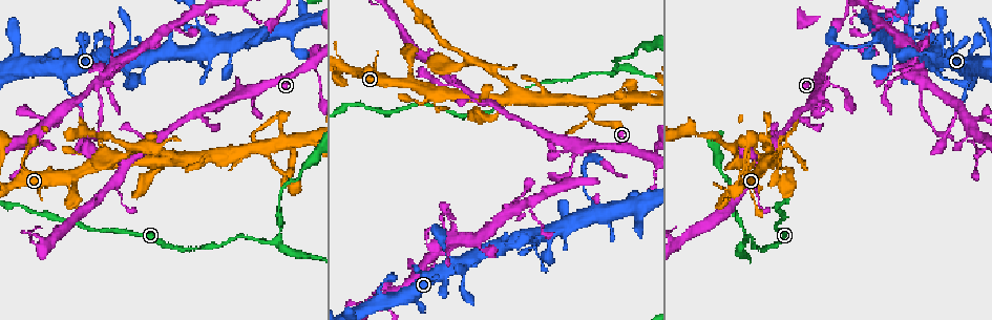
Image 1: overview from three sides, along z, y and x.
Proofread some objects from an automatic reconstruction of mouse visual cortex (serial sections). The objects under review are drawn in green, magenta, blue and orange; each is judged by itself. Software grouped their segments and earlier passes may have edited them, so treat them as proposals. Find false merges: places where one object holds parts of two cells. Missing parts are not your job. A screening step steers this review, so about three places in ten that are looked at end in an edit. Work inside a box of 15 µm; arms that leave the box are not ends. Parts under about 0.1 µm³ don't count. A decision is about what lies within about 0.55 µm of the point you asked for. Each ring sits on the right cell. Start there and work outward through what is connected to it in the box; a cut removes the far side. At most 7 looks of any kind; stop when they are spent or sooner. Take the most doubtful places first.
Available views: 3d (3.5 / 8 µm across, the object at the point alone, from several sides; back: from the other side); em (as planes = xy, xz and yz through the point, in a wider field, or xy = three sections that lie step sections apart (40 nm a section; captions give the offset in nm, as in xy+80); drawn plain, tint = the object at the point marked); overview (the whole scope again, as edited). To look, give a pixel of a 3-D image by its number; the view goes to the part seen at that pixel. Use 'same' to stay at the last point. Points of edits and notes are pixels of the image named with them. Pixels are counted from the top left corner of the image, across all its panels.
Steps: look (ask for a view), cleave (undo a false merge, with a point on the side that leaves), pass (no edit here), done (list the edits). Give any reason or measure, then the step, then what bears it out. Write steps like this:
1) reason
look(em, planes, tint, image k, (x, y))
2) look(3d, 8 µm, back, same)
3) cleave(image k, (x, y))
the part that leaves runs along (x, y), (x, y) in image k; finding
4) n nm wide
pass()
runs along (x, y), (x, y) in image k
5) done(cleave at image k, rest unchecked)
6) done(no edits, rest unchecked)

abrupt turn
look(em, xy, step 5, tint, image 1, (588, 116))

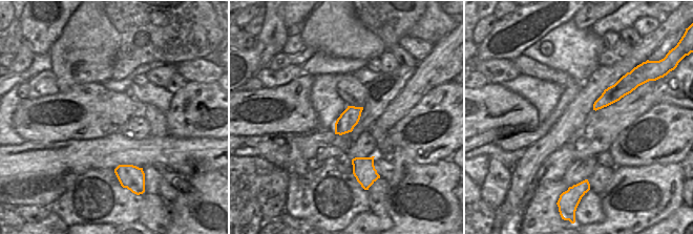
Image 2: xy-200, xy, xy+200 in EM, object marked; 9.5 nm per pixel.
look(3d, 3.5 µm, same)

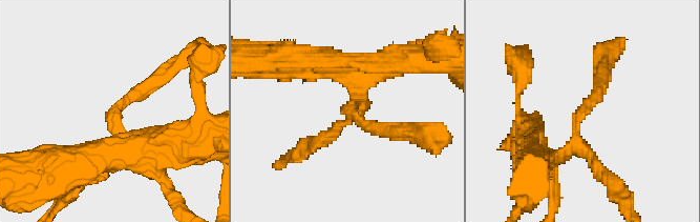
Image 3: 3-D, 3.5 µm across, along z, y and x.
pass()
runs along (538, 159), (573, 146), (602, 75) in image 3; continuous, no second cell

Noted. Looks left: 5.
three arms meet
look(3d, 3.5 µm, image 1, (611, 73))

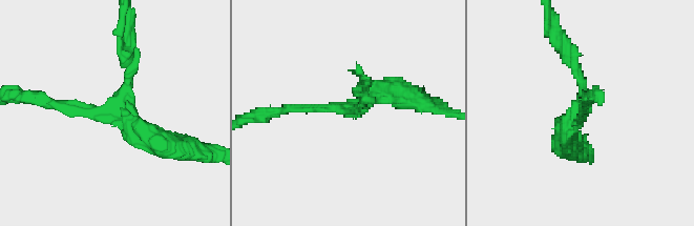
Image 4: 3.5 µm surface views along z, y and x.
look(em, xy, step 2, plain, image 4, (115, 109))

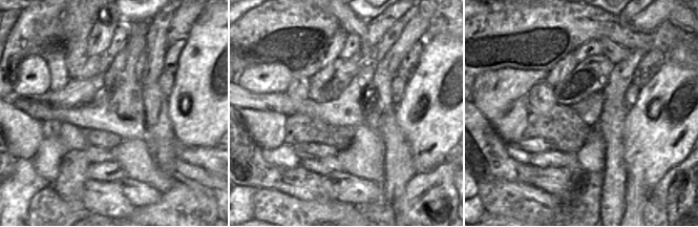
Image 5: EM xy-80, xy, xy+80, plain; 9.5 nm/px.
where the object lies
look(em, xy, step 2, tint, same)

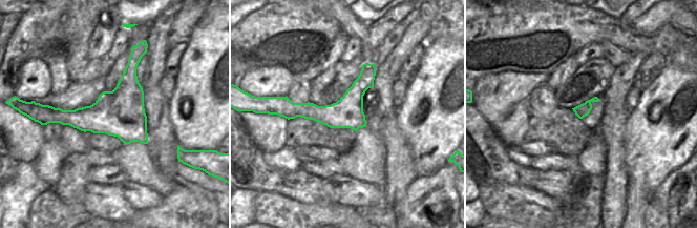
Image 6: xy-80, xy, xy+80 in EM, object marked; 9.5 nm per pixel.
pass()
runs along (46, 102), (113, 108), (130, 76), (127, 46) in image 4; continuous, no second cell

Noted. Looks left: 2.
abrupt turn
look(3d, 3.5 µm, image 1, (540, 234))

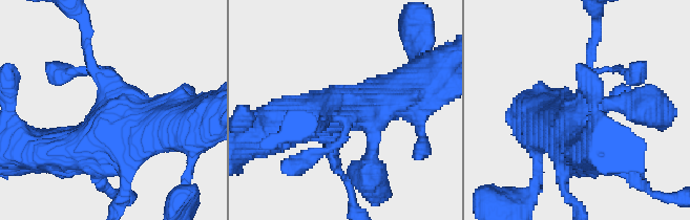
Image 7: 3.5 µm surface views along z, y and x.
look(em, xy, step 1, tint, image 7, (106, 115))

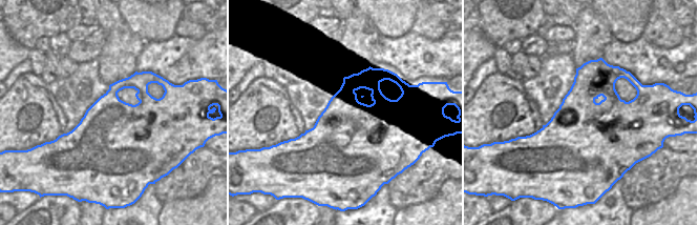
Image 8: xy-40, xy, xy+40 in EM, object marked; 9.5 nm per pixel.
pass()
runs along (286, 122), (357, 108), (412, 81) in image 7; one cell here

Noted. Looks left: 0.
done(no edits, rest unchecked)

